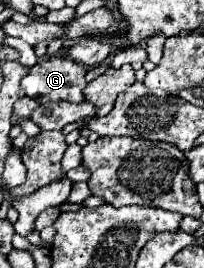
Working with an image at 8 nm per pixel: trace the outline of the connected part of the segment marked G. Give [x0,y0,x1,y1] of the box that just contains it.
[21,57,87,103]

